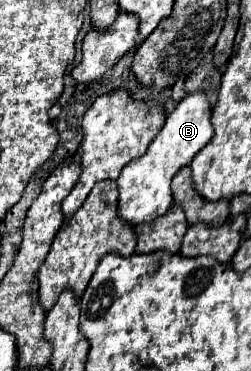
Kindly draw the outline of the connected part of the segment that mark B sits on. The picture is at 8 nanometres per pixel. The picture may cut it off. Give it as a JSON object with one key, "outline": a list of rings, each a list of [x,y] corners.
{"outline":[[[194,92],[188,94],[172,114],[168,114],[162,130],[156,134],[152,144],[148,146],[146,154],[138,160],[132,160],[126,164],[116,180],[118,184],[118,216],[136,226],[136,224],[146,224],[162,216],[170,204],[172,204],[172,192],[170,192],[170,182],[174,174],[192,162],[192,158],[210,142],[214,134],[212,122],[210,122],[210,104],[204,94]]]}

